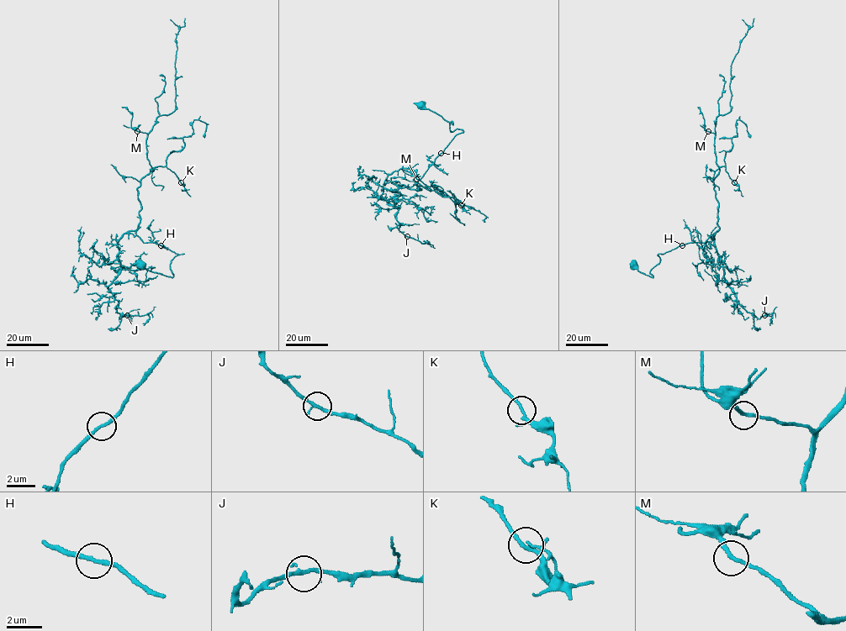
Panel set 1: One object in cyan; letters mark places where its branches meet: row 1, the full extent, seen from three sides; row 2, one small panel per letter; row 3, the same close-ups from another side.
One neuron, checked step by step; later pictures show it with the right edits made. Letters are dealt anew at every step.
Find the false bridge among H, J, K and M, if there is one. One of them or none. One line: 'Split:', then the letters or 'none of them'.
Split: none of them

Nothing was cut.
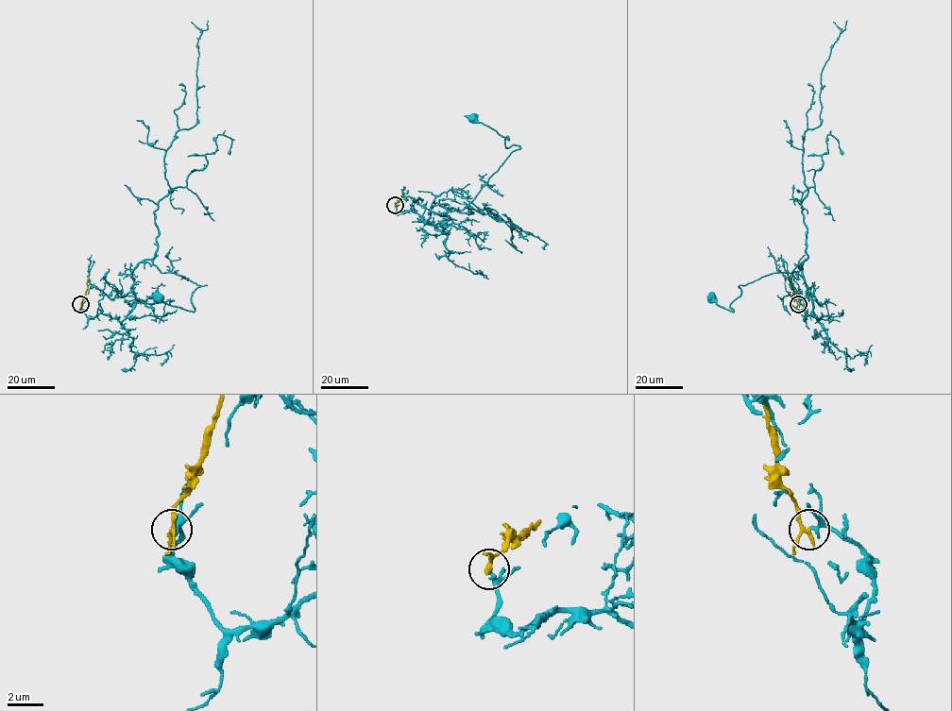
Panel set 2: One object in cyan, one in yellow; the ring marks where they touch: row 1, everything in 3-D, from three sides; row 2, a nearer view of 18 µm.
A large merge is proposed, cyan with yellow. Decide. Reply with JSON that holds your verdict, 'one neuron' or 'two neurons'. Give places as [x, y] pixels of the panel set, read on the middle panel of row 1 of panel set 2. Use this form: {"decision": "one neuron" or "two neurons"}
{"decision": "two neurons"}

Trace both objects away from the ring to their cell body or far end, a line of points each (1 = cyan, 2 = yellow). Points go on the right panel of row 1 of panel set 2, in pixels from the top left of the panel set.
1: (798, 304), (806, 307), (805, 318), (818, 321), (804, 262), (739, 286), (733, 312), (711, 297)
2: (798, 304), (789, 275)

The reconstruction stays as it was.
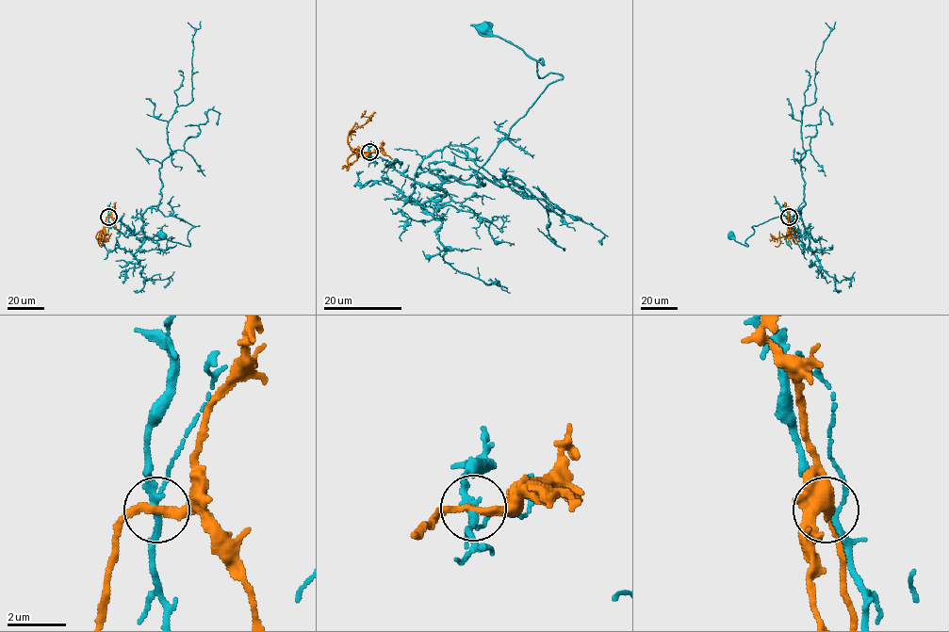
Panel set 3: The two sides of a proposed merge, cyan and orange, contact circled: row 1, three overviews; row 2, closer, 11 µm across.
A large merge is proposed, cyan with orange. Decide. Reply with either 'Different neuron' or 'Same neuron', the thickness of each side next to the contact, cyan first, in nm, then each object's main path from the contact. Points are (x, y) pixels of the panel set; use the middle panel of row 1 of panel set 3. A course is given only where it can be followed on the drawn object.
Different neuron. Thickness 200 nm (cyan) against 240 nm. Course of cyan: (369, 152), (438, 188), (441, 177), (476, 173), (563, 77), (539, 77), (540, 59), (484, 29). Course of orange: (369, 152), (342, 168), (348, 170), (347, 159), (357, 151), (348, 136), (369, 119), (361, 116), (365, 111)

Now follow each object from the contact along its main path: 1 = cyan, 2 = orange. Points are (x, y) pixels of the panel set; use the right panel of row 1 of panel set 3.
1: (789, 217), (792, 228), (805, 234), (801, 208), (791, 217), (752, 226), (747, 246), (731, 235)
2: (789, 217), (797, 242), (788, 231), (787, 235), (769, 238)

